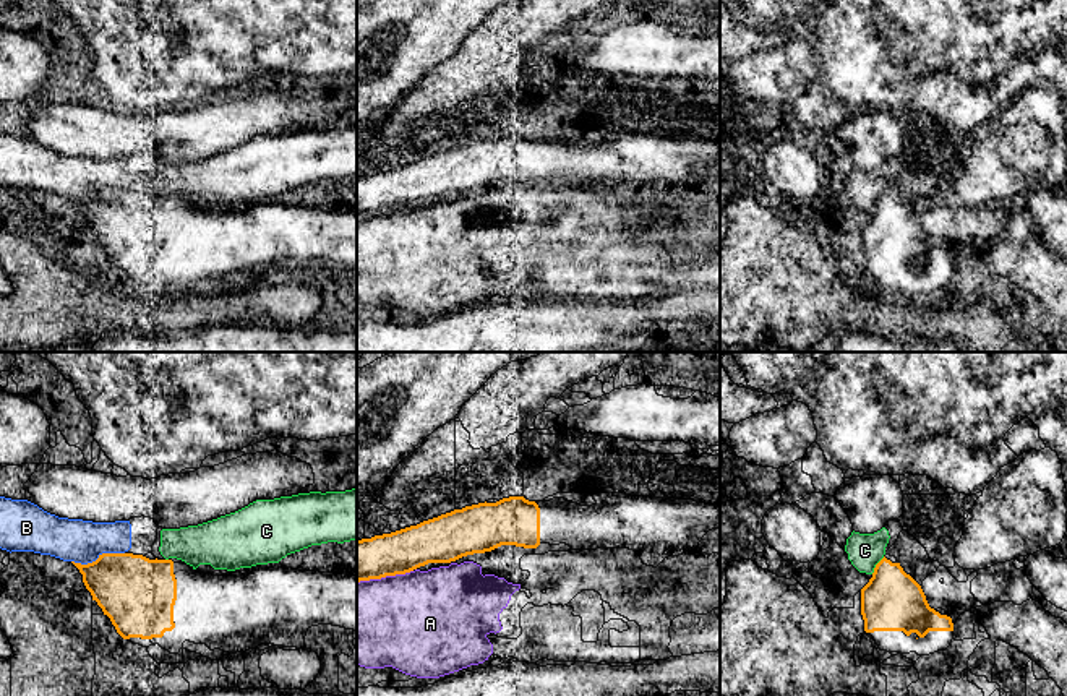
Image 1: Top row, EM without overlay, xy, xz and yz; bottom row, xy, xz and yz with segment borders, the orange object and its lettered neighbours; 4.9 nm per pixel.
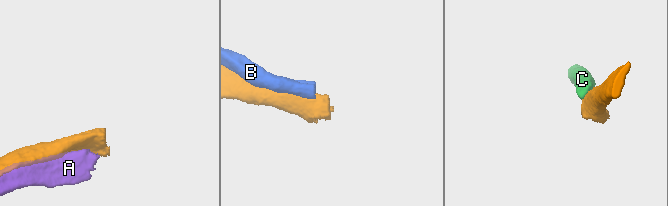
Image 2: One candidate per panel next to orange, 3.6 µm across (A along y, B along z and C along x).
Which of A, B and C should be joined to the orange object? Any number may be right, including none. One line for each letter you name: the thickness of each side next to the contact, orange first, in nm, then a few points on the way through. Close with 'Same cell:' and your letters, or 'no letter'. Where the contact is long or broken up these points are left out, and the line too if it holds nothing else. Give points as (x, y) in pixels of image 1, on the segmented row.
Same cell: no letter

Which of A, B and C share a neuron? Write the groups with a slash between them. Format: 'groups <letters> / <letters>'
groups A / B C

